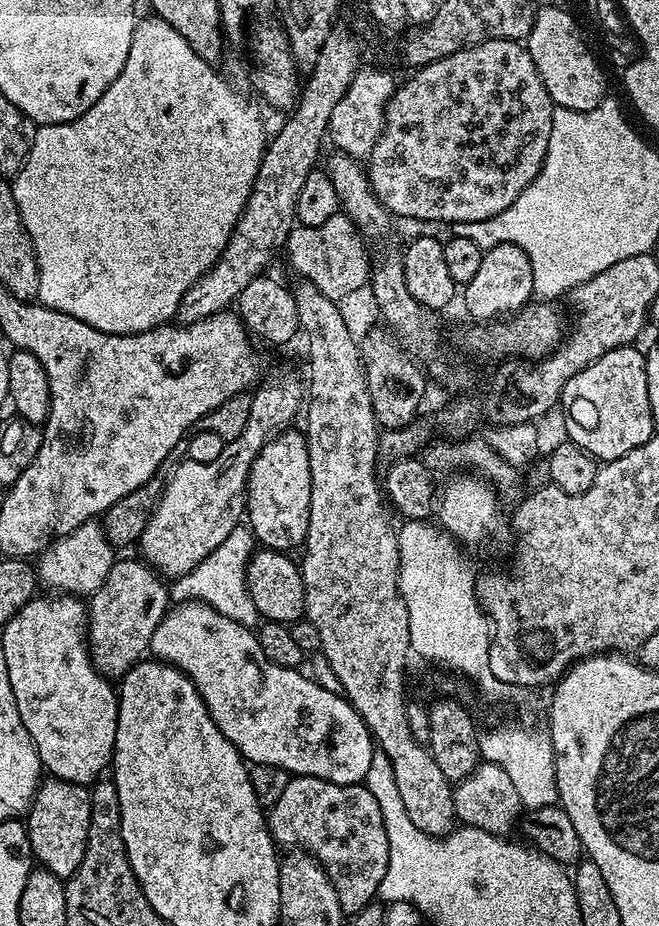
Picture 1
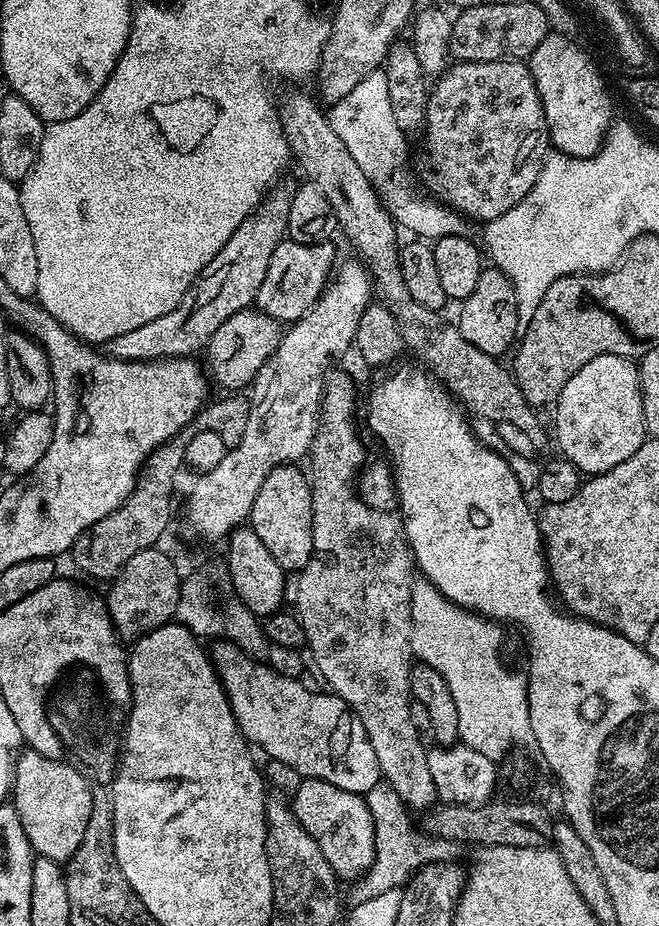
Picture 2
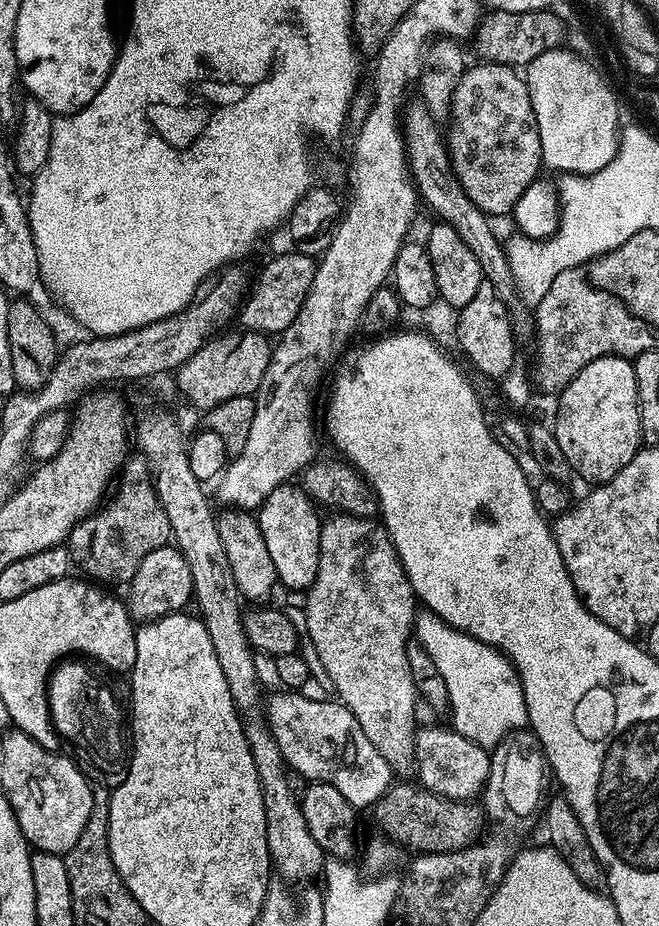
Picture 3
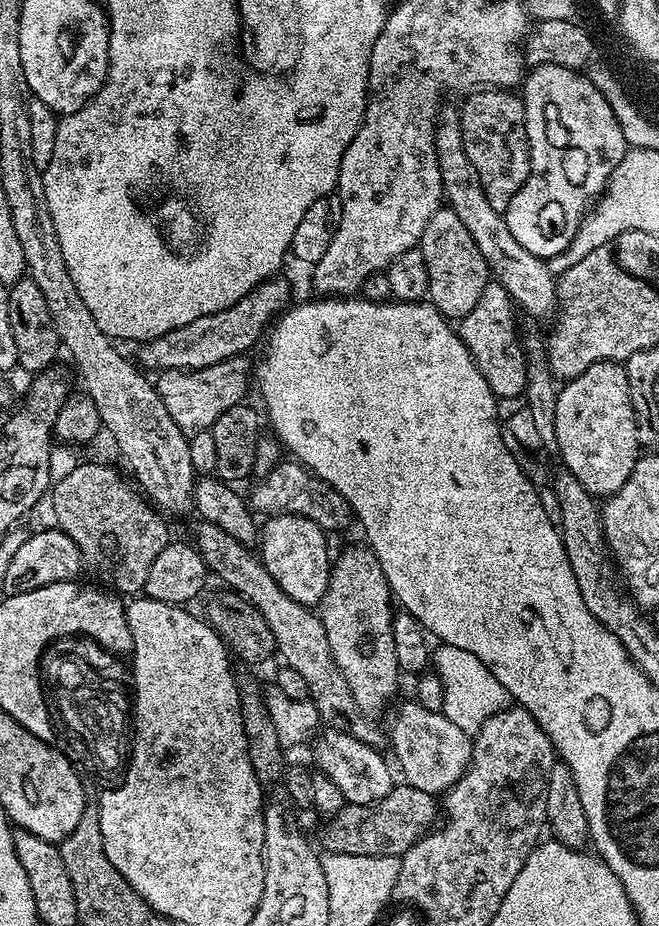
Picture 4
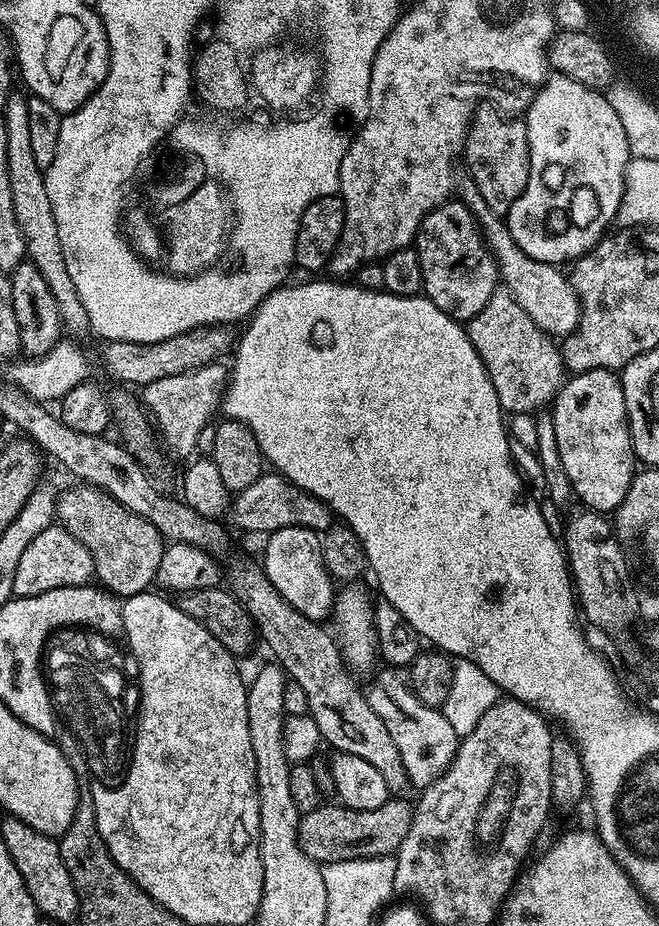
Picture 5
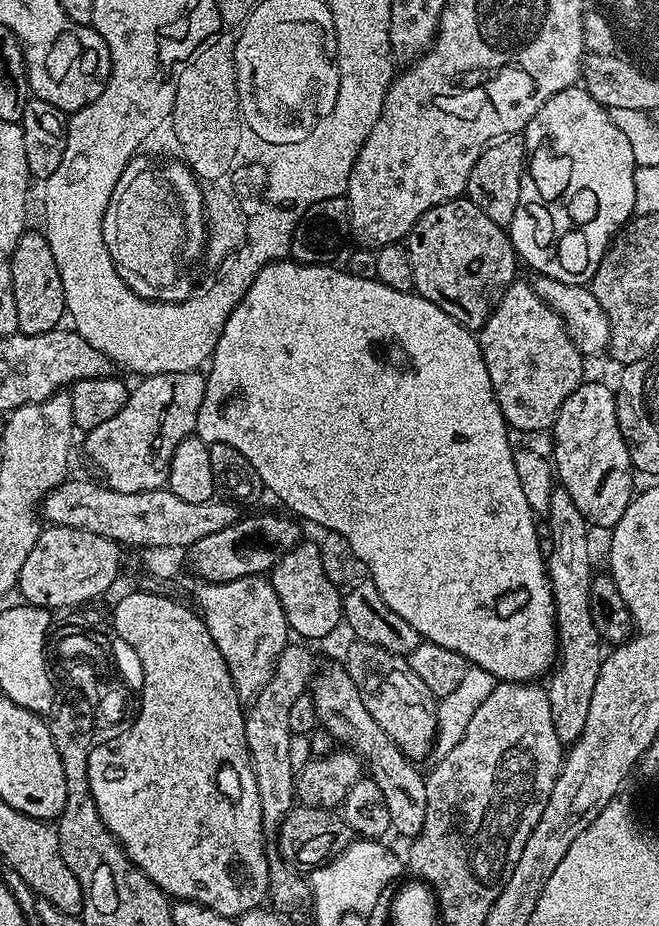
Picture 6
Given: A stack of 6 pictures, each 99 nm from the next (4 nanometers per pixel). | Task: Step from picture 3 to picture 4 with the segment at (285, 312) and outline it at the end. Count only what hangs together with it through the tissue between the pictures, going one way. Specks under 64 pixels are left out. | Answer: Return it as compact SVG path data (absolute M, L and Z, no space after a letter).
M280 279L264 280L254 291L246 294L246 298L234 302L234 306L221 312L206 314L202 318L194 318L194 322L186 322L186 326L175 328L158 338L141 343L137 347L140 348L136 352L137 357L135 356L139 367L152 374L197 372L223 360L251 353L251 348L256 343L257 345L261 343L269 325L289 307L288 284Z

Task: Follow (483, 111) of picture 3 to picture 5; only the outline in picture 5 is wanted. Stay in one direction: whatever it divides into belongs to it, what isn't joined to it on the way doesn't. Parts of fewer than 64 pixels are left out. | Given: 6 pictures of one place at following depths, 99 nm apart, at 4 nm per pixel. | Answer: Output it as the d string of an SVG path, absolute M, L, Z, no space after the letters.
M484 116L473 119L462 153L463 163L468 163L467 175L478 186L486 206L494 214L507 217L510 206L528 188L530 178L530 146L528 125L523 119L503 120L500 116Z

